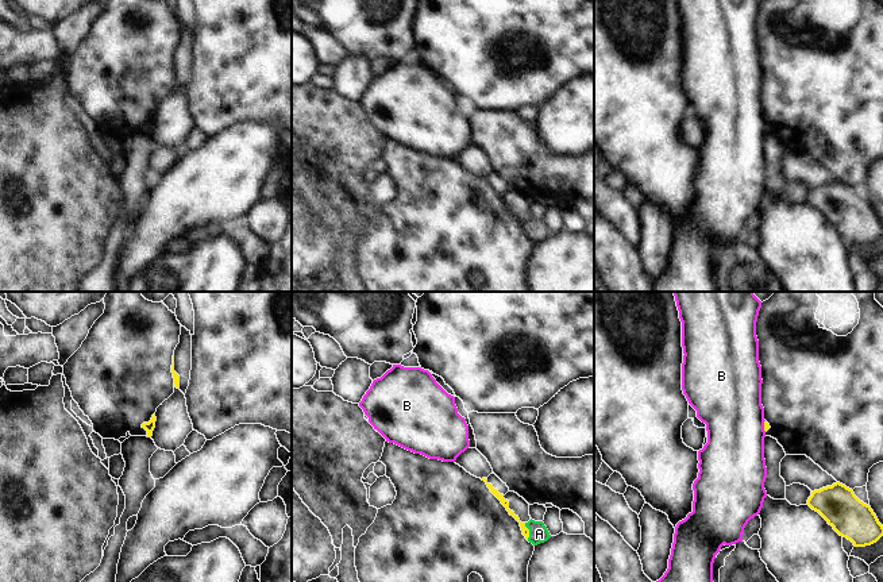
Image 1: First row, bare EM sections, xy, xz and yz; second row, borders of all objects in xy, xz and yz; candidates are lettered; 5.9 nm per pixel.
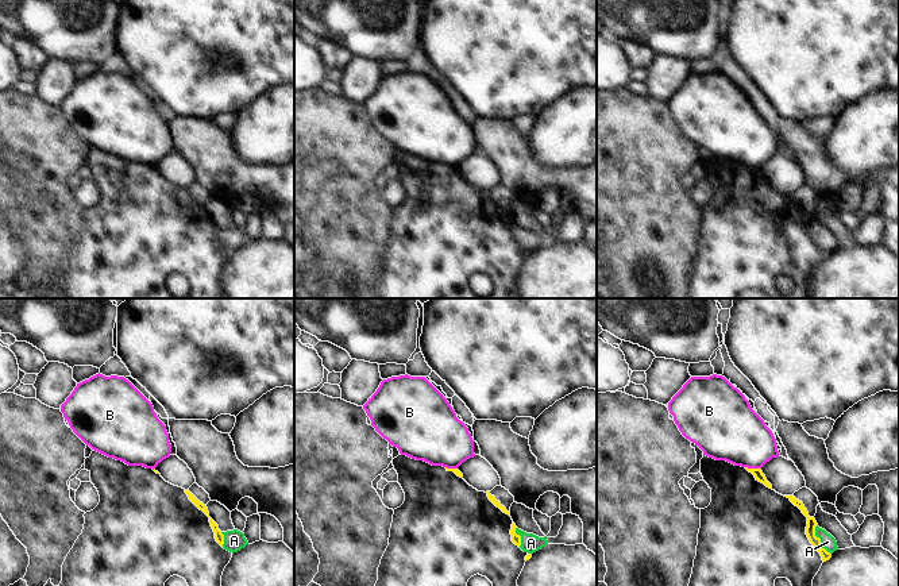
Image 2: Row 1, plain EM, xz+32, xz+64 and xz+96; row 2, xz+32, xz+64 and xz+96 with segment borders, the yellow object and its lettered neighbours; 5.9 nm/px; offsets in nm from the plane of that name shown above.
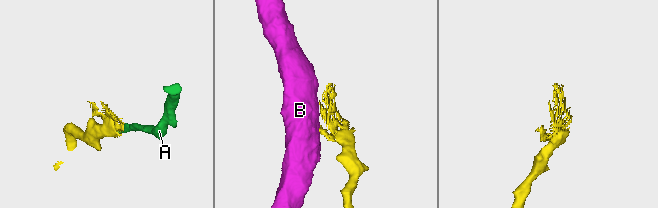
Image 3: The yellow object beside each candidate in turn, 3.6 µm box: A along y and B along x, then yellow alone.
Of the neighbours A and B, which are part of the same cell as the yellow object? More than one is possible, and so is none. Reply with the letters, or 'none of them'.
A.

